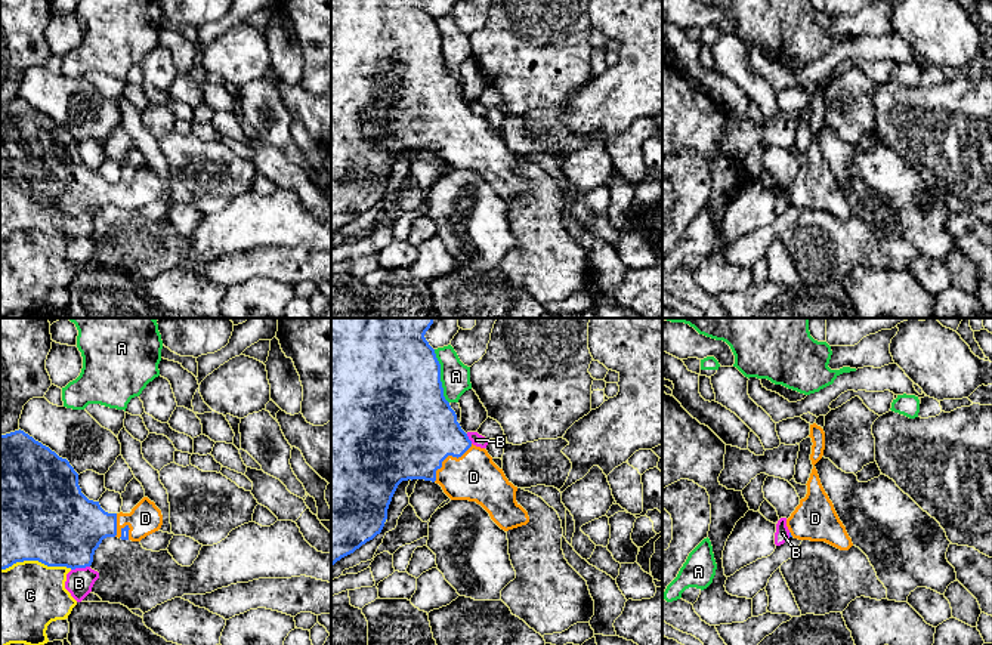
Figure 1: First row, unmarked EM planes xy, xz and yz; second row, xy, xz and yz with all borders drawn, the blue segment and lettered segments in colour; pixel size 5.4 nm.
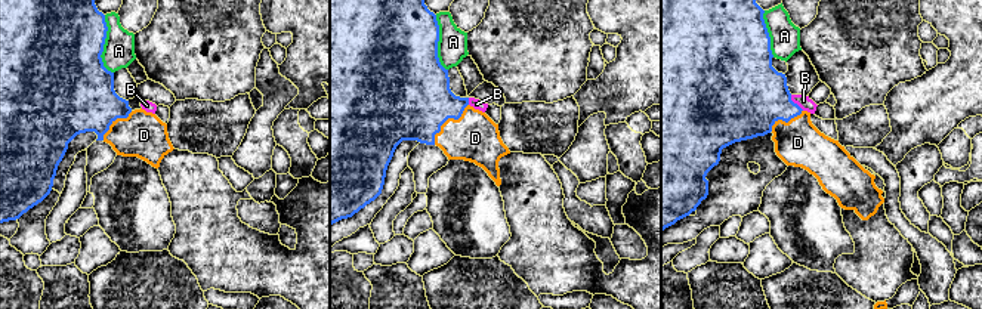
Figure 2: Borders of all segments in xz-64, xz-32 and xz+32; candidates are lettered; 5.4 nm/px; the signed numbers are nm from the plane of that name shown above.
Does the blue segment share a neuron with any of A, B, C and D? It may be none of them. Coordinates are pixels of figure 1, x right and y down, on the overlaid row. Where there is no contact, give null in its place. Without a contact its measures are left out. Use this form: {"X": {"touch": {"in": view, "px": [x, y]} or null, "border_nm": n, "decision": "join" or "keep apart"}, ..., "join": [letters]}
{"A": {"touch": {"in": "xz", "px": [439, 376]}, "border_nm": 300, "decision": "keep apart"}, "B": {"touch": {"in": "xy", "px": [80, 567]}, "border_nm": 110, "decision": "keep apart"}, "C": {"touch": {"in": "xy", "px": [36, 559]}, "border_nm": 400, "decision": "keep apart"}, "D": {"touch": {"in": "xz", "px": [447, 456]}, "border_nm": 300, "decision": "join"}, "join": ["D"]}

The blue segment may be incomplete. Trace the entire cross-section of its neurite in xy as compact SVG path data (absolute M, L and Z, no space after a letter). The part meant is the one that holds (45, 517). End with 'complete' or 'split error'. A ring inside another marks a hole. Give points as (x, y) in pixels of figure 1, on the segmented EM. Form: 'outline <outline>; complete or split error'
outline M21 429L0 435L0 570L24 561L86 568L103 538L140 541L161 525L161 510L148 497L130 513L108 513L81 493L78 473L67 459Z; split error

